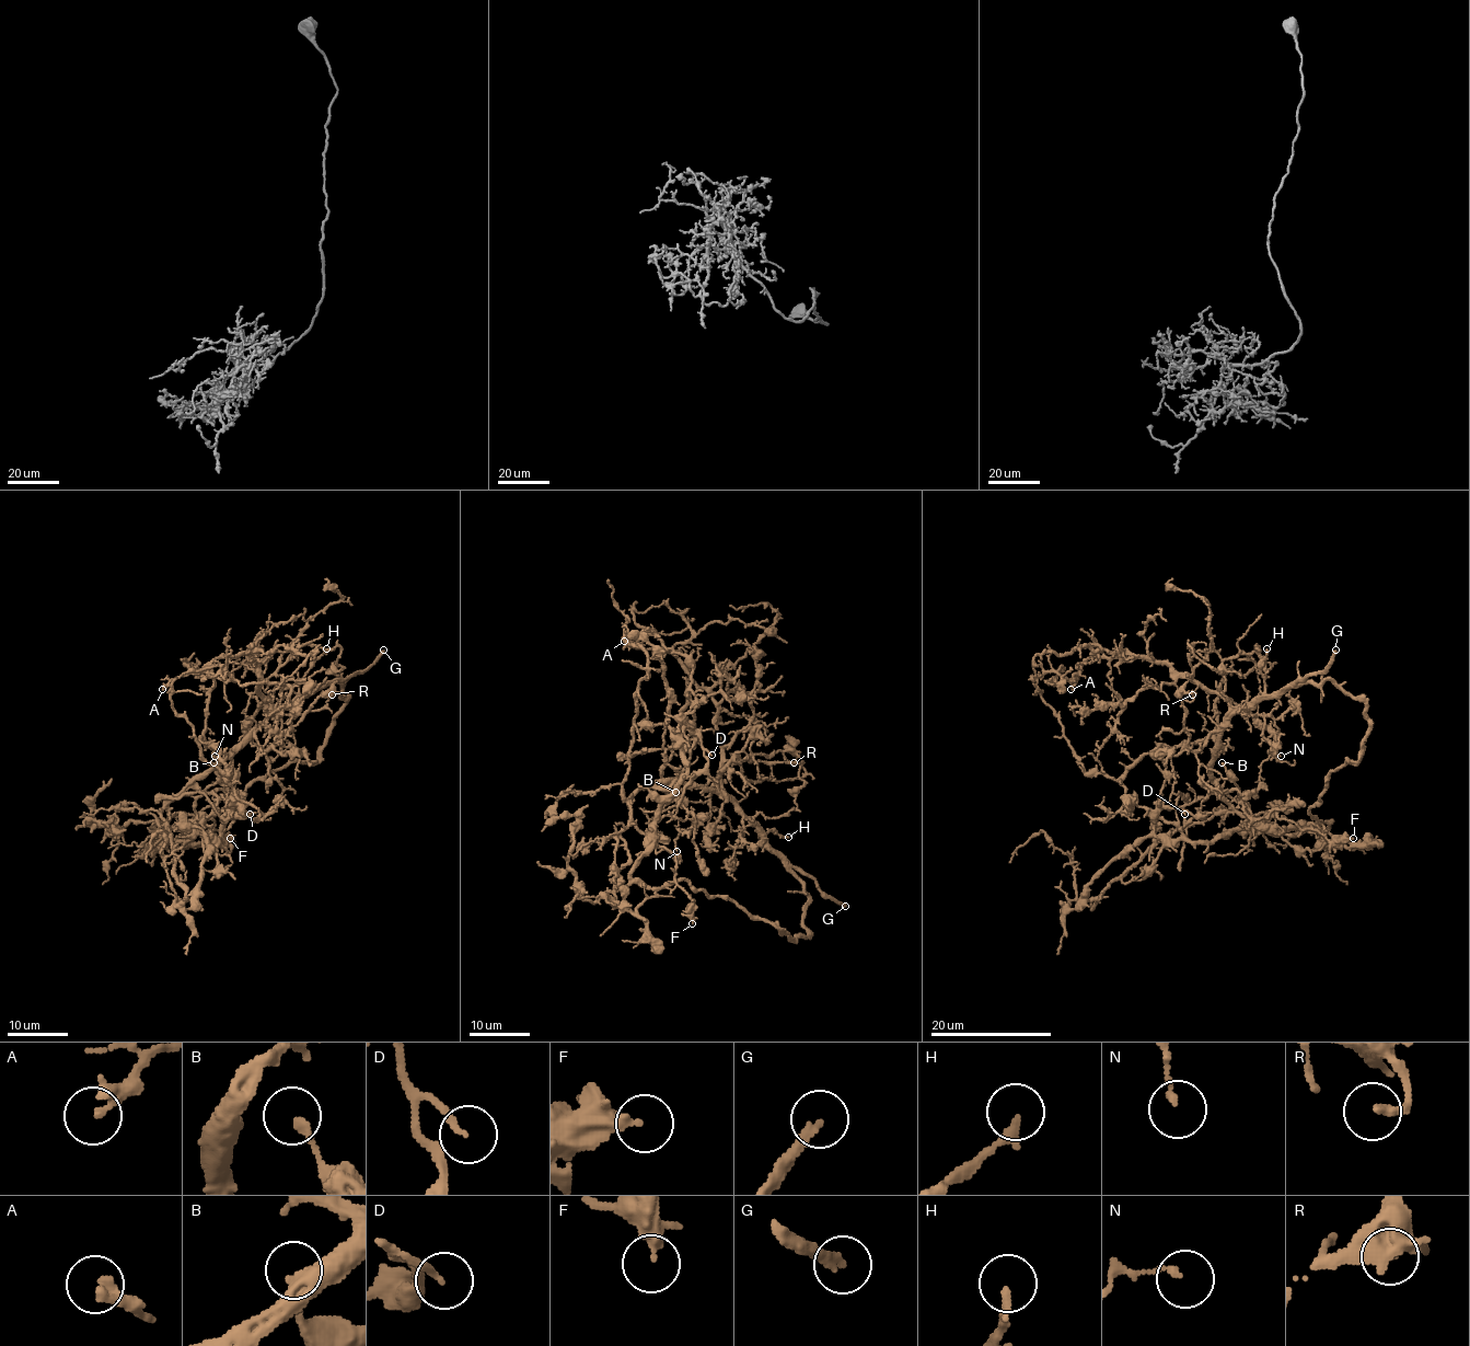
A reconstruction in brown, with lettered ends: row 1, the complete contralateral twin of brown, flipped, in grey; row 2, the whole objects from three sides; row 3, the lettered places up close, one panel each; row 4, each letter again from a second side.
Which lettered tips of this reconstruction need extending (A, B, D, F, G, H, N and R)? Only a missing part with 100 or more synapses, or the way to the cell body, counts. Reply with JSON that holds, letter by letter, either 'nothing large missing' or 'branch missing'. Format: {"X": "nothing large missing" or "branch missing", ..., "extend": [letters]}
{"A": "nothing large missing", "B": "nothing large missing", "D": "nothing large missing", "F": "nothing large missing", "G": "branch missing", "H": "nothing large missing", "N": "nothing large missing", "R": "nothing large missing", "extend": ["G"]}

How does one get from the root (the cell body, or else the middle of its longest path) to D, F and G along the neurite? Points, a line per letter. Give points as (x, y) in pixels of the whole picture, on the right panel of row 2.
D: (1212, 763), (1217, 793), (1210, 793), (1187, 805), (1167, 808), (1176, 808), (1184, 814)
F: (1212, 763), (1215, 790), (1238, 810), (1249, 816), (1274, 814), (1301, 829), (1317, 829), (1331, 841), (1353, 838)
G: (1212, 763), (1218, 731), (1235, 714), (1245, 712), (1258, 699), (1270, 699), (1297, 679), (1320, 672), (1335, 650)

